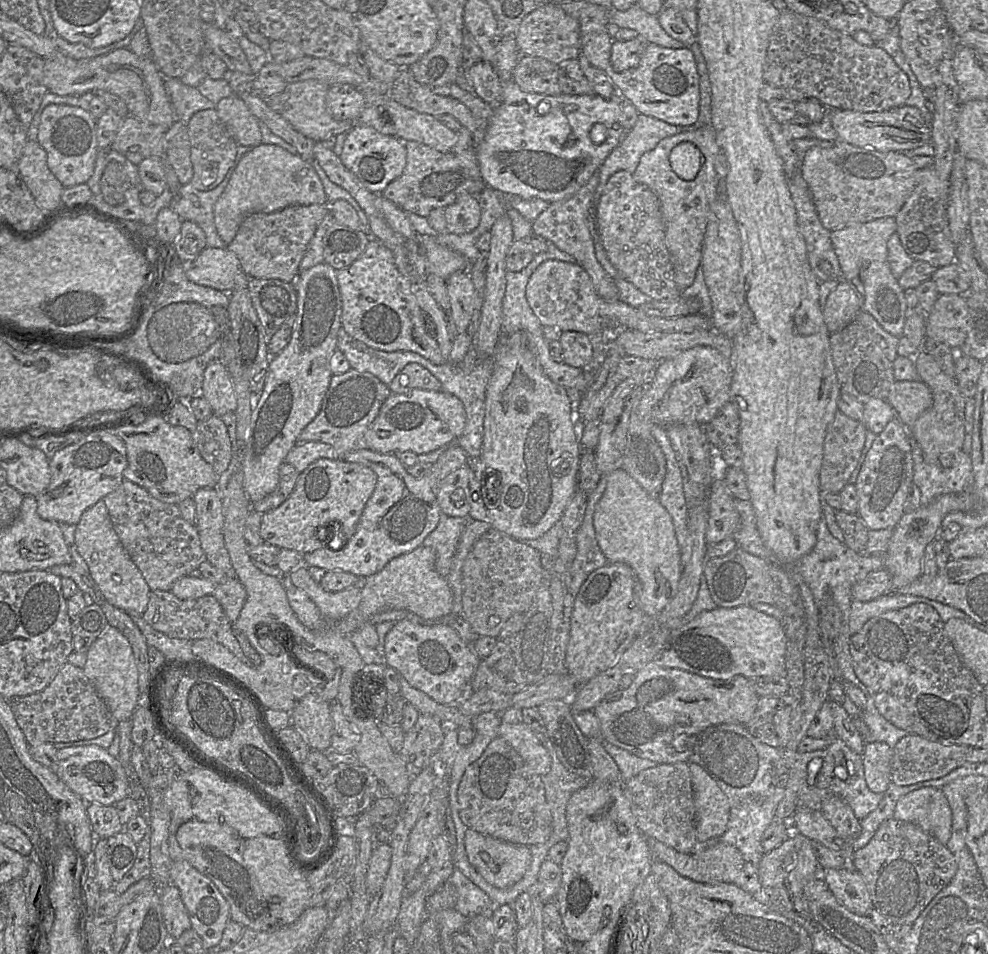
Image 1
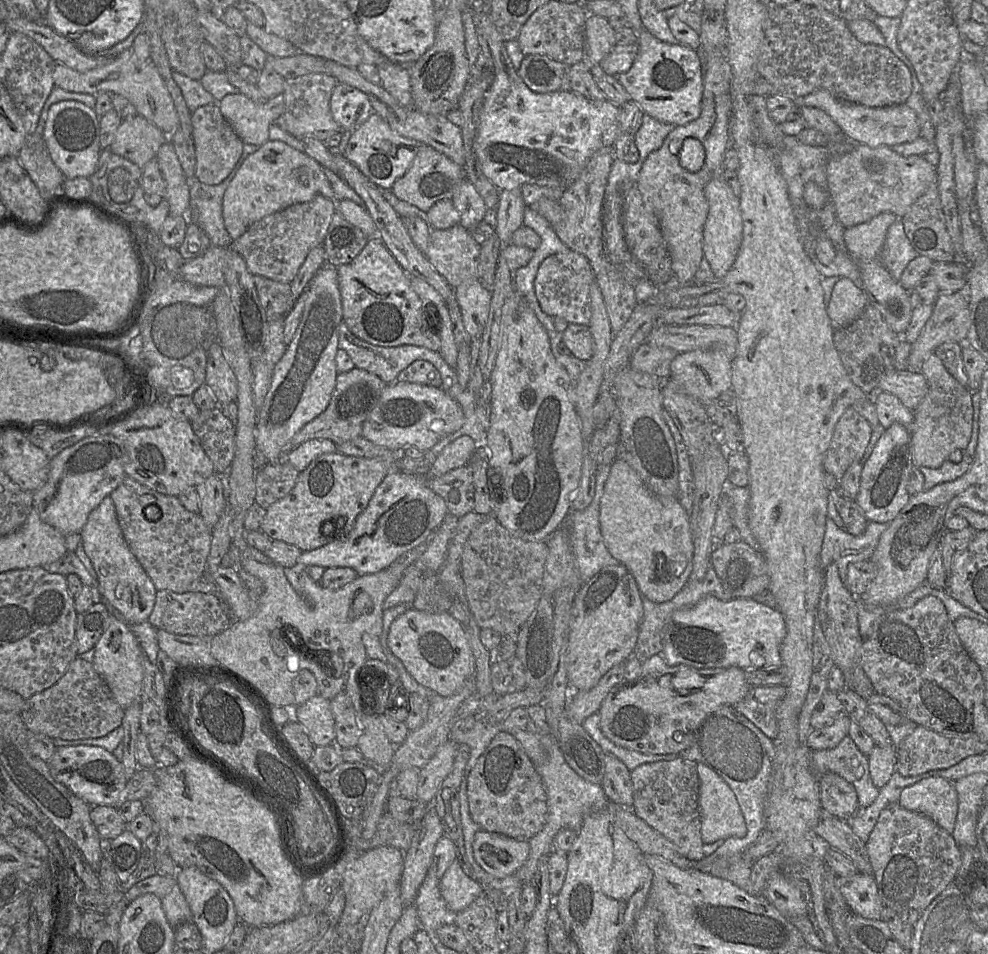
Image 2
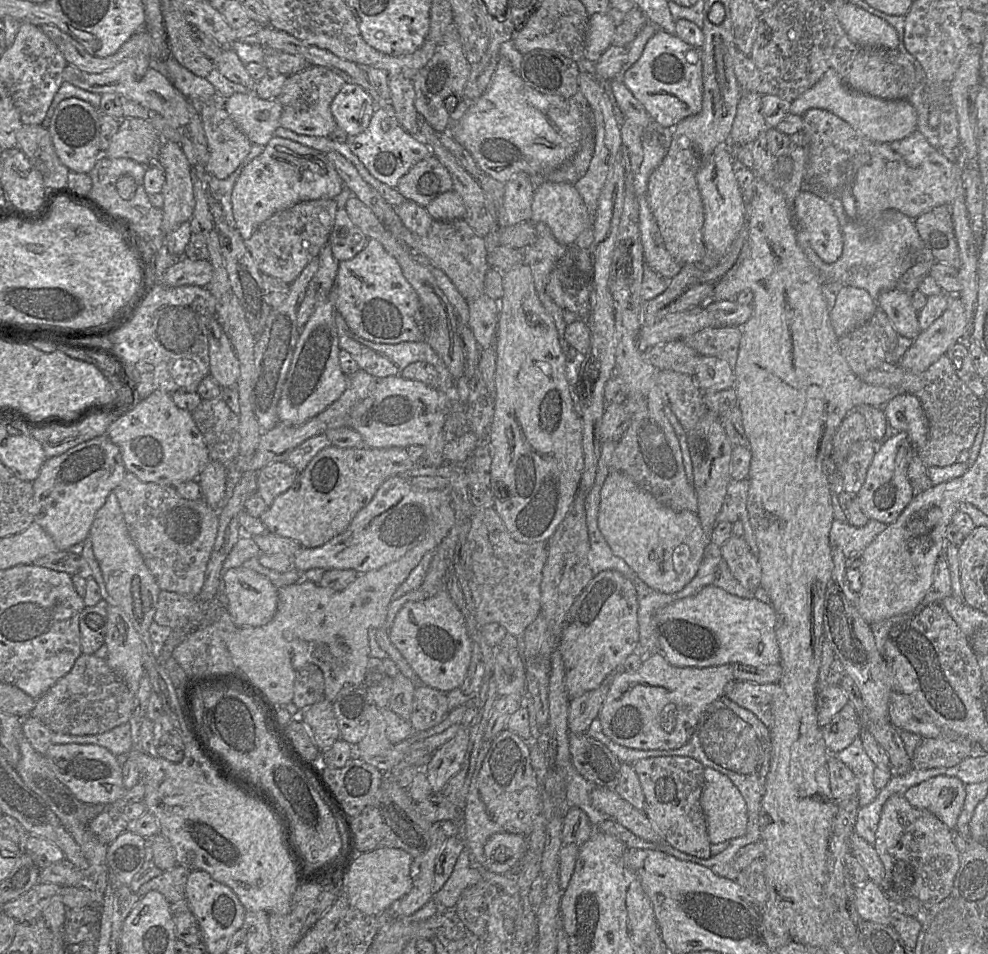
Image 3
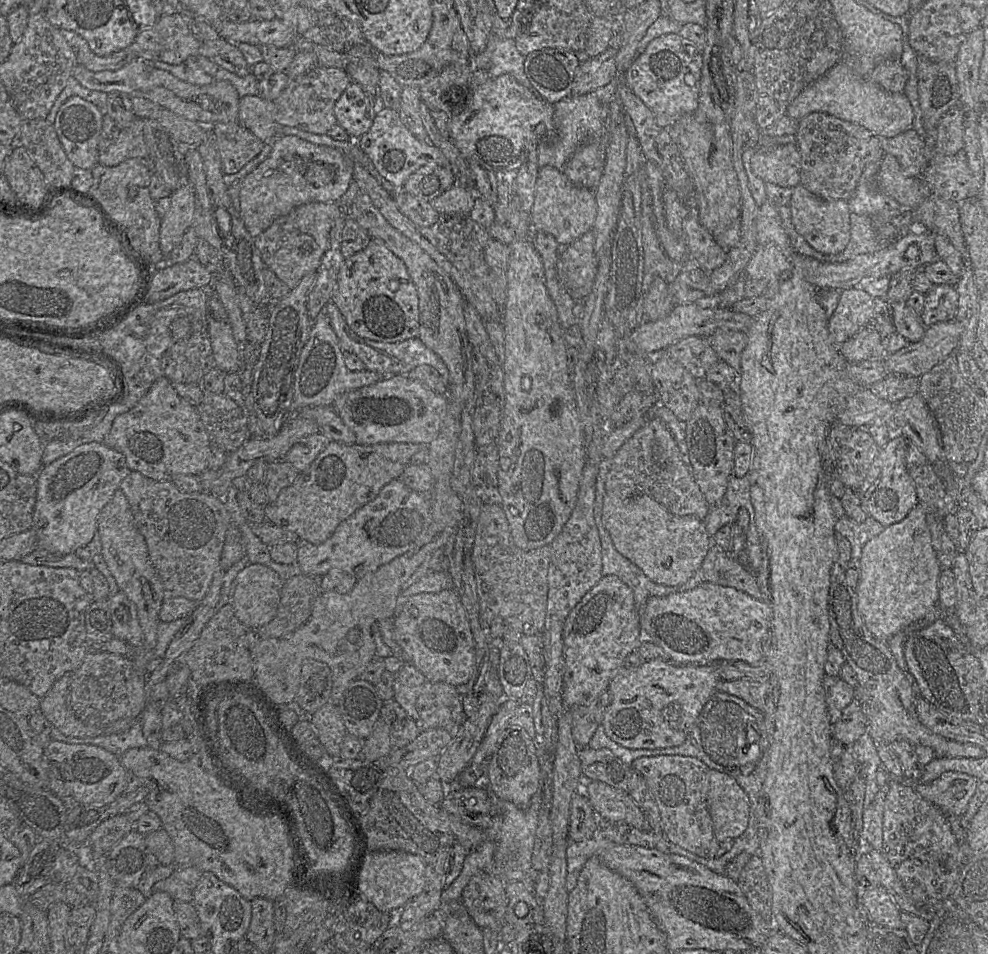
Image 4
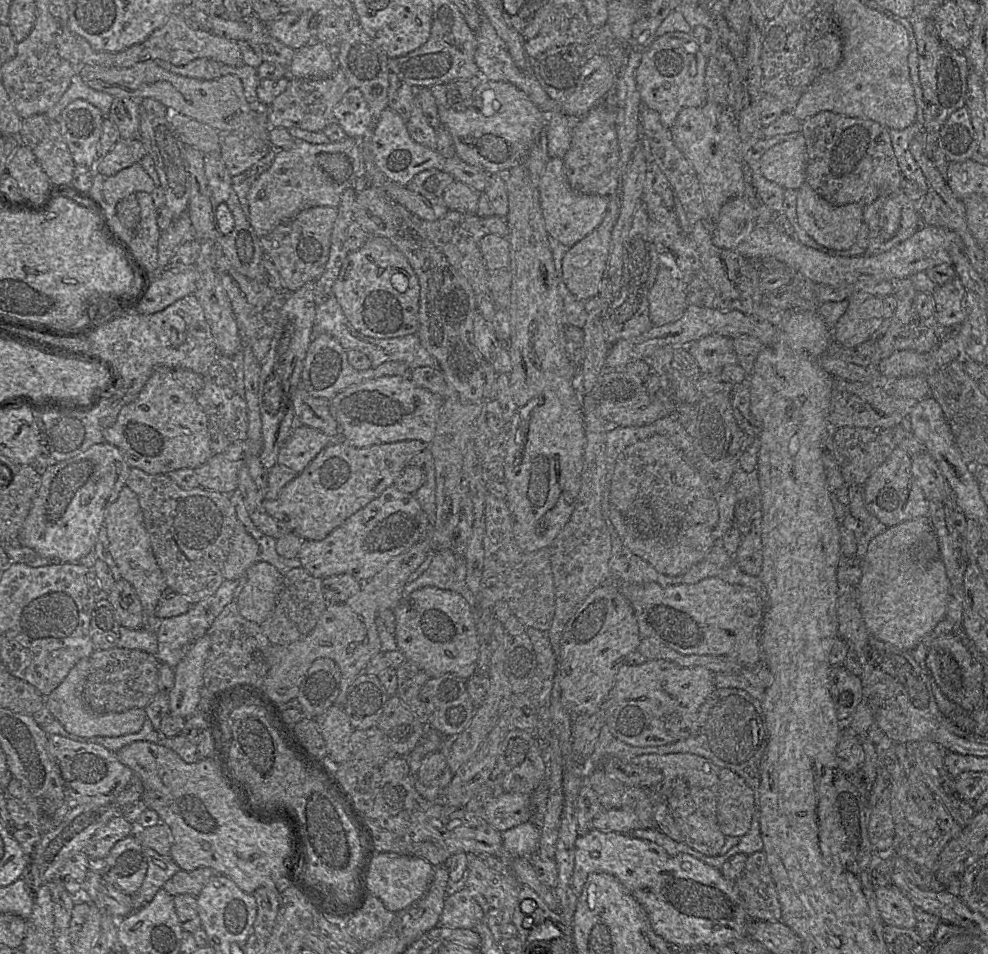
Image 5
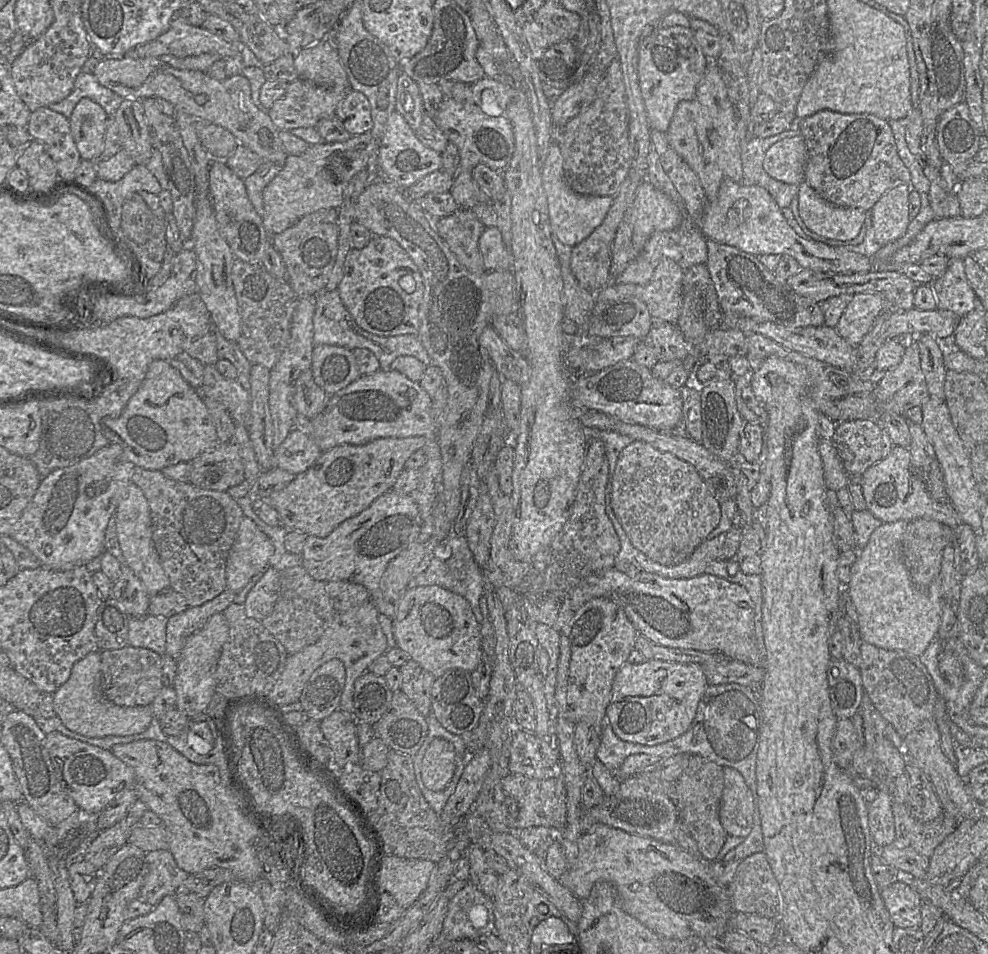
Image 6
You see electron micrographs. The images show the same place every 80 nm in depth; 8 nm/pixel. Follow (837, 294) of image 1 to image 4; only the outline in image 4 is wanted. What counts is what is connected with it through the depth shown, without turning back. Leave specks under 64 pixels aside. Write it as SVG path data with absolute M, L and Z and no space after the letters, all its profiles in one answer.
M849 288L840 292L838 305L828 319L832 341L839 346L866 325L873 323L874 298L861 289Z

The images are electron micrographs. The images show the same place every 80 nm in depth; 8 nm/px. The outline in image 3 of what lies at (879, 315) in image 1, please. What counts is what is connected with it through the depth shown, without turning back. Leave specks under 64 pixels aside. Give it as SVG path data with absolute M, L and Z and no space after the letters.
M898 288L883 292L876 299L876 304L886 313L898 335L913 340L921 332L918 312L912 307L909 295L905 292Z

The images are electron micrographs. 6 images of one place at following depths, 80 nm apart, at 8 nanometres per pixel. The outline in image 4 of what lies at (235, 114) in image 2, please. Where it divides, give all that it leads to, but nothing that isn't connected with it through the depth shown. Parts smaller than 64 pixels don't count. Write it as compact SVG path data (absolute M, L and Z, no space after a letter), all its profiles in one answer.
M257 95L240 98L238 122L263 142L273 142L281 137L277 135L277 129L285 127L276 124L274 102Z

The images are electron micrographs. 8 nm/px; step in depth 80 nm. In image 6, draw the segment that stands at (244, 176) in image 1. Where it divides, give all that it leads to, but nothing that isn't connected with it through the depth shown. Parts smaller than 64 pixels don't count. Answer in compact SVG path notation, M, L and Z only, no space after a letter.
M372 128L360 135L351 136L342 142L310 145L301 155L288 155L284 166L263 191L264 214L263 225L270 235L283 232L297 223L302 217L321 209L338 209L343 201L343 193L351 178L358 172L368 168L368 160L377 145L371 133Z

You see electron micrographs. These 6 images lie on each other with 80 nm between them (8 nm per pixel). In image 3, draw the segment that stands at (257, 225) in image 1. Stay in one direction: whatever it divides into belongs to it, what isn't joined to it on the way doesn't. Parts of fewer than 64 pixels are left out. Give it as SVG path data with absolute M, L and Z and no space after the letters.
M335 199L303 201L260 224L252 236L244 240L259 271L291 284L328 242L338 209Z

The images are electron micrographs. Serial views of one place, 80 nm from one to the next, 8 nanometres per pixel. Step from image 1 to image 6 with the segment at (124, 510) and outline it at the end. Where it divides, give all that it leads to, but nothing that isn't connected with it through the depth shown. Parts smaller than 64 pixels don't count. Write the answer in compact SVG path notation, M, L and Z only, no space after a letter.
M140 466L132 468L131 482L142 490L147 499L152 524L152 540L169 579L169 587L181 594L189 607L200 606L226 590L227 557L244 516L236 500L227 492L202 489L190 483L167 478L161 470L149 470Z

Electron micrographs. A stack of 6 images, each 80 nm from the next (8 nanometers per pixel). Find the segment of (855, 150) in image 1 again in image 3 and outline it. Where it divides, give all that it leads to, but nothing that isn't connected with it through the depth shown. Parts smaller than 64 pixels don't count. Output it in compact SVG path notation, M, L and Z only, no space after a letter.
M874 143L869 162L859 168L853 182L855 219L872 219L882 211L898 211L915 219L934 207L949 205L956 195L962 172L962 165L951 162L936 149L920 166L910 167L890 148L889 143Z

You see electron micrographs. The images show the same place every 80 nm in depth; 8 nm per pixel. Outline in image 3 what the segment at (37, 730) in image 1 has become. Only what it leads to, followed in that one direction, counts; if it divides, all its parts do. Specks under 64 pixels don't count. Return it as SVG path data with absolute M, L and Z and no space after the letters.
M81 654L72 669L36 700L30 715L38 719L53 733L72 736L103 734L129 721L134 708L135 694L108 665L104 658L94 654Z

